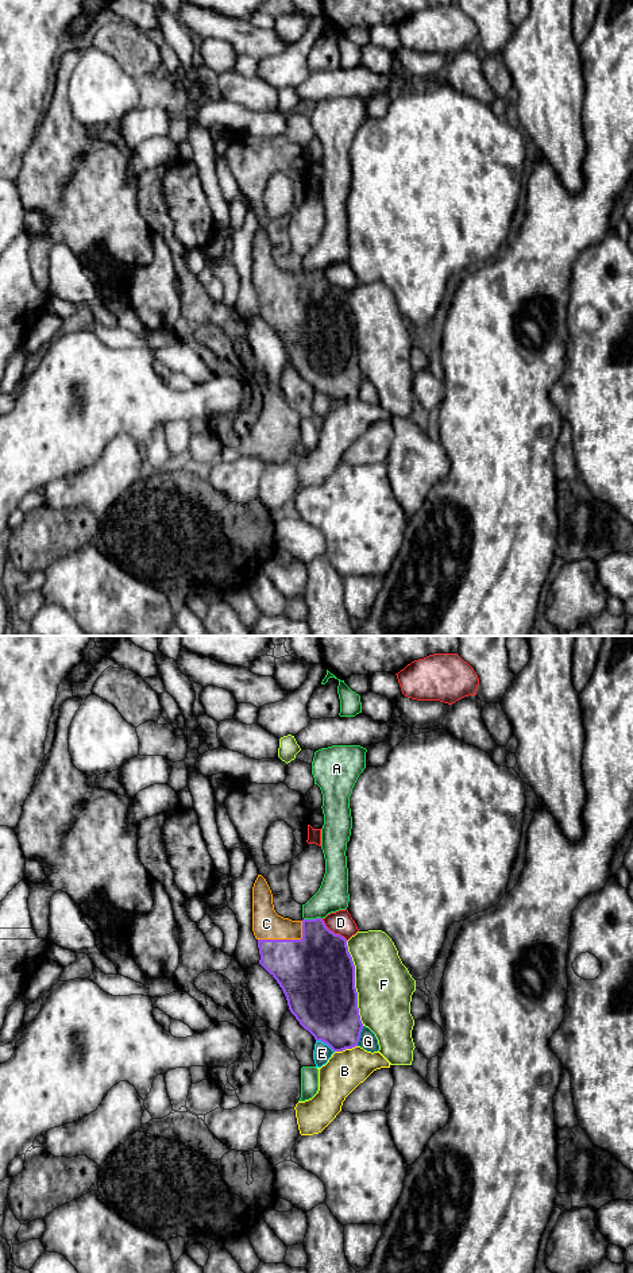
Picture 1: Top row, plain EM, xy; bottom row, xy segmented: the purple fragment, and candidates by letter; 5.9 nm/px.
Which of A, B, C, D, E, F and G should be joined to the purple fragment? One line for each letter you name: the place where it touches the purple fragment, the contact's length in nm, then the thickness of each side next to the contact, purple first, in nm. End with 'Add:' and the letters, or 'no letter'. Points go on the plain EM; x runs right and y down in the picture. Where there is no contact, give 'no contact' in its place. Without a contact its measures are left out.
C: meets purple in xy at (288, 292); contact 300 nm long; 440 nm thick on the purple side, 180 nm on the other
Add: C

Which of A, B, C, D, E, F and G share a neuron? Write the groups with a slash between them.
A / B / C / D / E / F / G

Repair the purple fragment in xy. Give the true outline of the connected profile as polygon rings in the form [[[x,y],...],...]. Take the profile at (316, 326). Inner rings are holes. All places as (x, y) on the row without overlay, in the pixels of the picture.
[[[262,227],[252,239],[252,283],[258,292],[259,316],[277,332],[300,377],[333,404],[358,398],[363,375],[347,292],[331,283],[321,270],[292,273],[278,267],[271,242]]]

